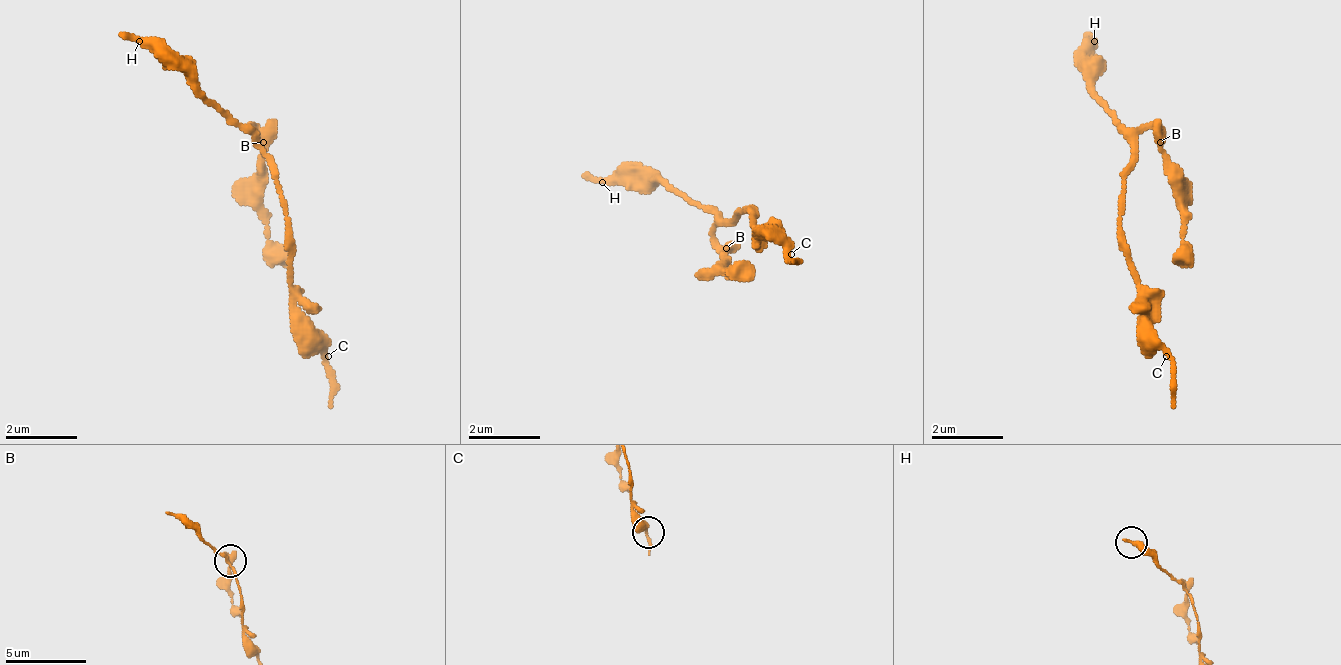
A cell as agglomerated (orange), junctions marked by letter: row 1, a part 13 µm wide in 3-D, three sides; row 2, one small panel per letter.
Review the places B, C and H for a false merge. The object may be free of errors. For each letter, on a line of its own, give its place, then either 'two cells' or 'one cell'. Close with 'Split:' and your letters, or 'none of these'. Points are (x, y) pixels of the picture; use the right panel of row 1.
B: (1160, 142) | two cells
C: (1166, 356) | one cell
H: (1094, 41) | one cell
Split: B

